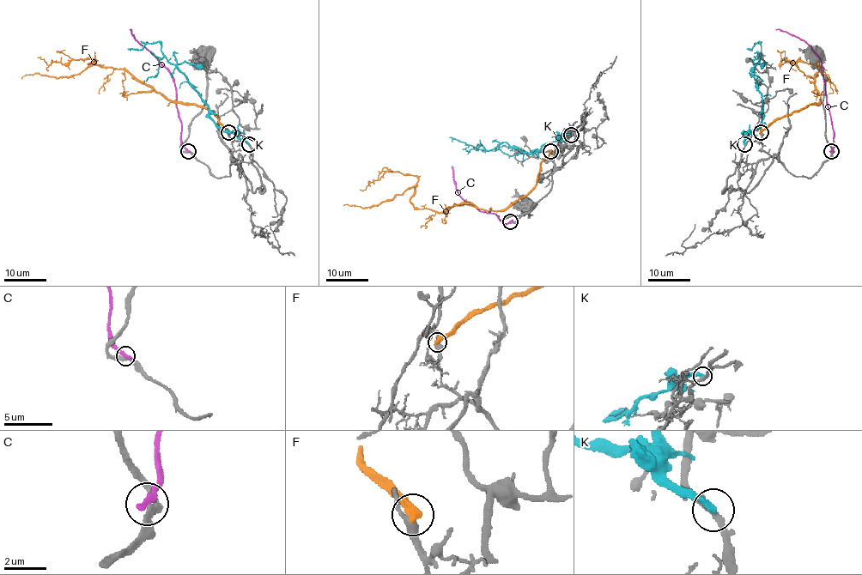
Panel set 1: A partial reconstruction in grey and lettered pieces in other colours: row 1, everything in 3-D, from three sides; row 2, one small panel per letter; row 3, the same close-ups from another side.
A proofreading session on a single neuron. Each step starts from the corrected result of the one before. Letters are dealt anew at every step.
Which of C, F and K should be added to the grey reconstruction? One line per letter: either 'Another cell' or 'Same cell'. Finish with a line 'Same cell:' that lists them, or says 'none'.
C: Another cell
F: Another cell
K: Another cell
Same cell: none

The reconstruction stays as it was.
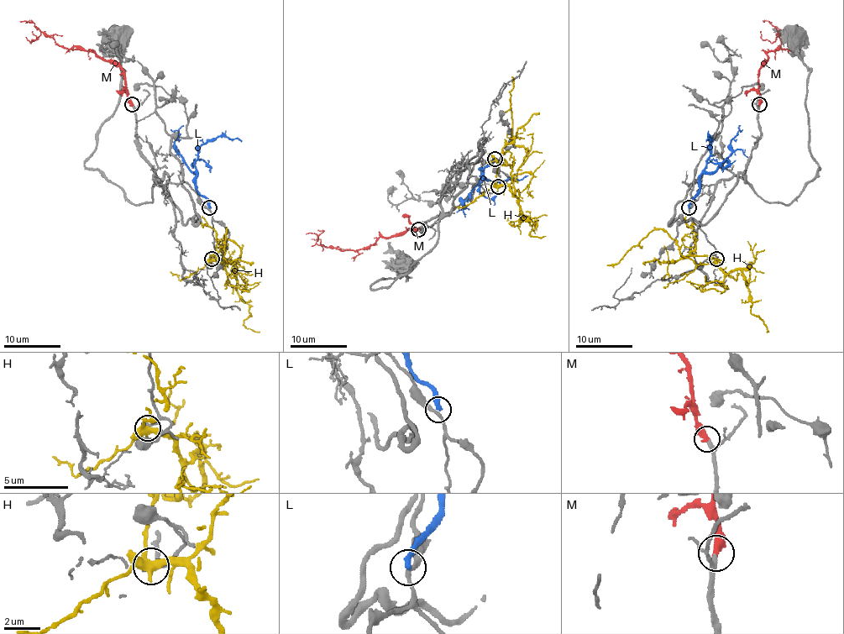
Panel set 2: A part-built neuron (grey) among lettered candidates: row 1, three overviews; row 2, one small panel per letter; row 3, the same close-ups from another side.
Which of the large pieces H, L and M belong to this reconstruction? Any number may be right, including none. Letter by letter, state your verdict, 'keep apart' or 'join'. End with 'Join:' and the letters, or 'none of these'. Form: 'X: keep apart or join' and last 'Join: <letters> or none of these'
H: keep apart
L: keep apart
M: join
Join: M

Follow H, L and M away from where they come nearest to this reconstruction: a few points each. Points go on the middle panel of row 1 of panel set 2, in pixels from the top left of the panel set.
H: (498, 186), (508, 185), (516, 176), (526, 153), (526, 149), (512, 144), (511, 76)
L: (495, 159), (482, 169), (481, 176), (484, 179), (521, 180), (528, 176)
M: (418, 228), (410, 227), (397, 236), (380, 237), (363, 248), (348, 250), (316, 243), (323, 232), (317, 230)

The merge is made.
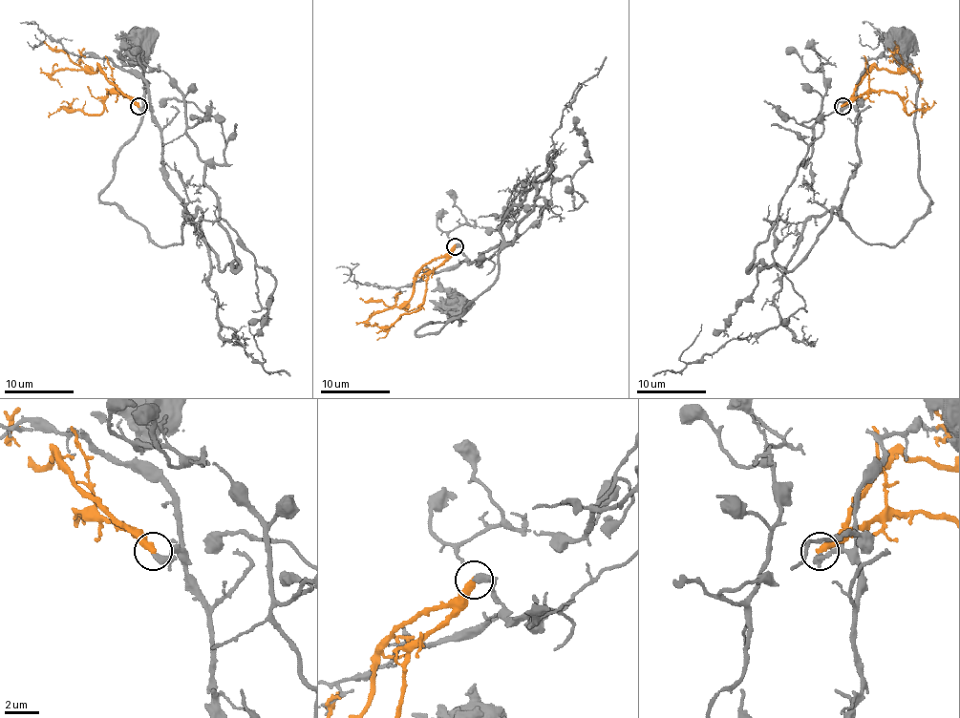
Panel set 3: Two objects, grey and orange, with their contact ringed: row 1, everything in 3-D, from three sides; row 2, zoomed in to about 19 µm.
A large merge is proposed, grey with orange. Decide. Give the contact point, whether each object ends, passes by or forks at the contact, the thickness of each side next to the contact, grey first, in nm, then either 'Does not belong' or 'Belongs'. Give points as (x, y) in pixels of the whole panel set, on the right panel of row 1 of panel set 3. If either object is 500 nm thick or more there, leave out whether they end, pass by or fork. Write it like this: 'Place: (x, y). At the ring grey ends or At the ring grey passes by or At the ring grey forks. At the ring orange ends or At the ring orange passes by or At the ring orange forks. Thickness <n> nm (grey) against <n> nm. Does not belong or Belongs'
Place: (842, 106). At the ring grey passes by. At the ring orange ends. Thickness 300 nm (grey) against 420 nm. Does not belong

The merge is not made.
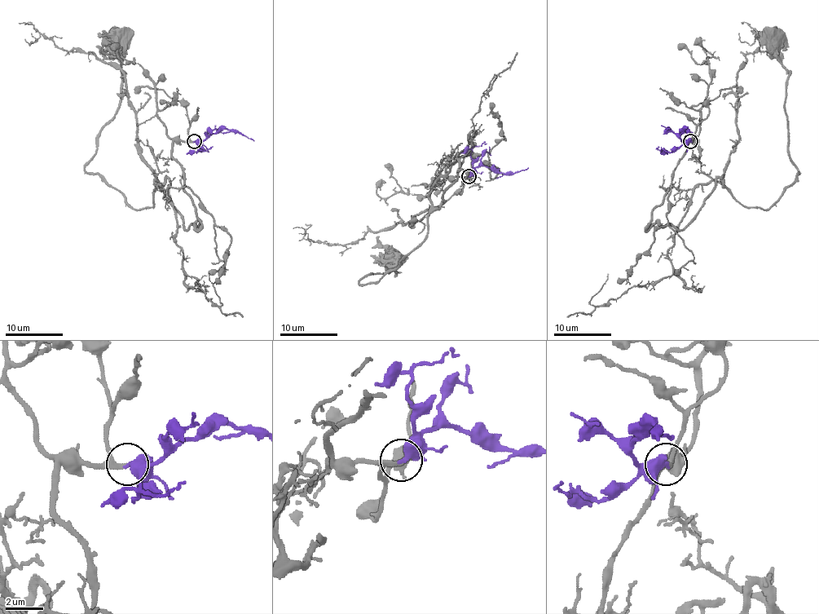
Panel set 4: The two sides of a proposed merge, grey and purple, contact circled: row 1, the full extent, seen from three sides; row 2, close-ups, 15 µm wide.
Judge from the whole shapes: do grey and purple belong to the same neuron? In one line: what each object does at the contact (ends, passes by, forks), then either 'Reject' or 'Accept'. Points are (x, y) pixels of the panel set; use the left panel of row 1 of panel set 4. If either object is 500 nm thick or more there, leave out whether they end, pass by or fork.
At the ring grey passes by. At the ring purple ends. Accept

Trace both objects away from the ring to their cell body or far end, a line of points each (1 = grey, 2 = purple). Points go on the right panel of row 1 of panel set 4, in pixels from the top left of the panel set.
1: (691, 141), (648, 230), (680, 230), (719, 178), (746, 206), (768, 209), (797, 178), (788, 70), (775, 38)
2: (691, 141), (684, 141), (680, 137), (687, 128), (682, 141)

